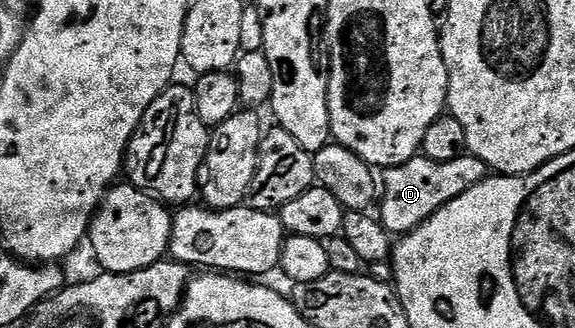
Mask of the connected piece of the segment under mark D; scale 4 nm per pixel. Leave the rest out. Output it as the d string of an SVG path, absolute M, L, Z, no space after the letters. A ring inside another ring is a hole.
M467 153L456 157L456 161L432 161L415 157L407 163L385 168L383 175L386 176L380 179L380 222L391 236L401 237L415 231L425 219L430 219L441 207L448 205L448 201L460 197L460 193L472 189L472 185L487 178L488 168L484 161Z

